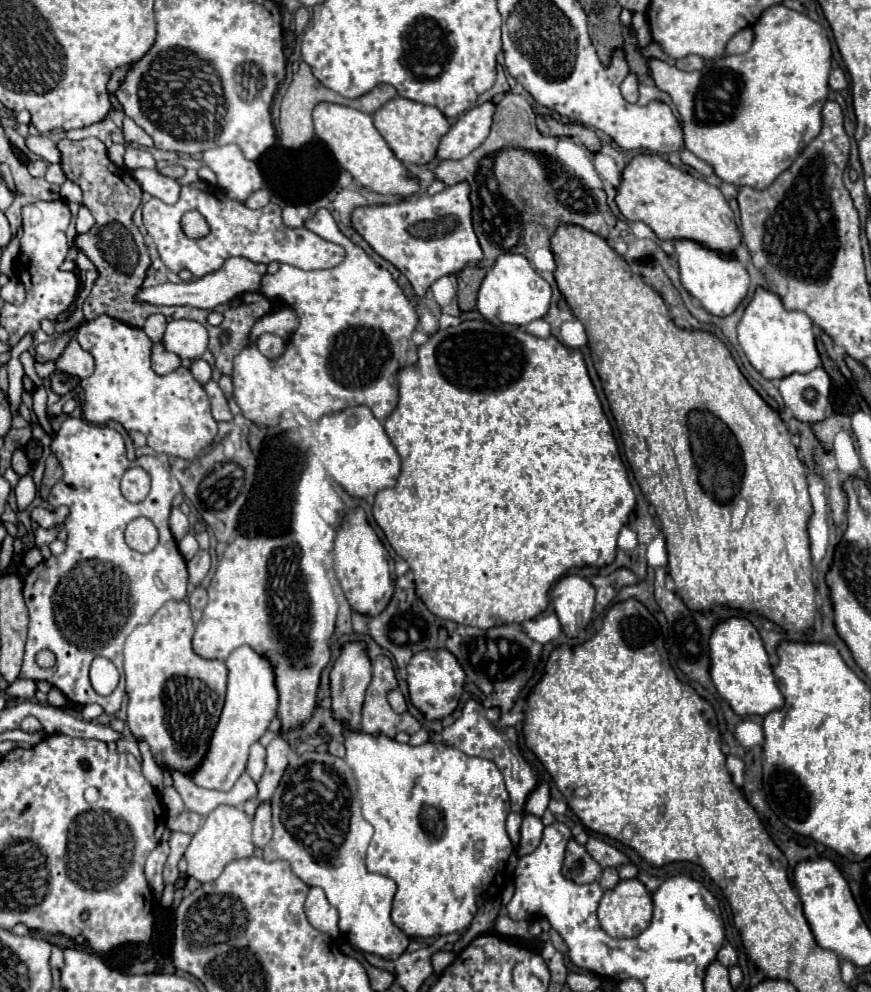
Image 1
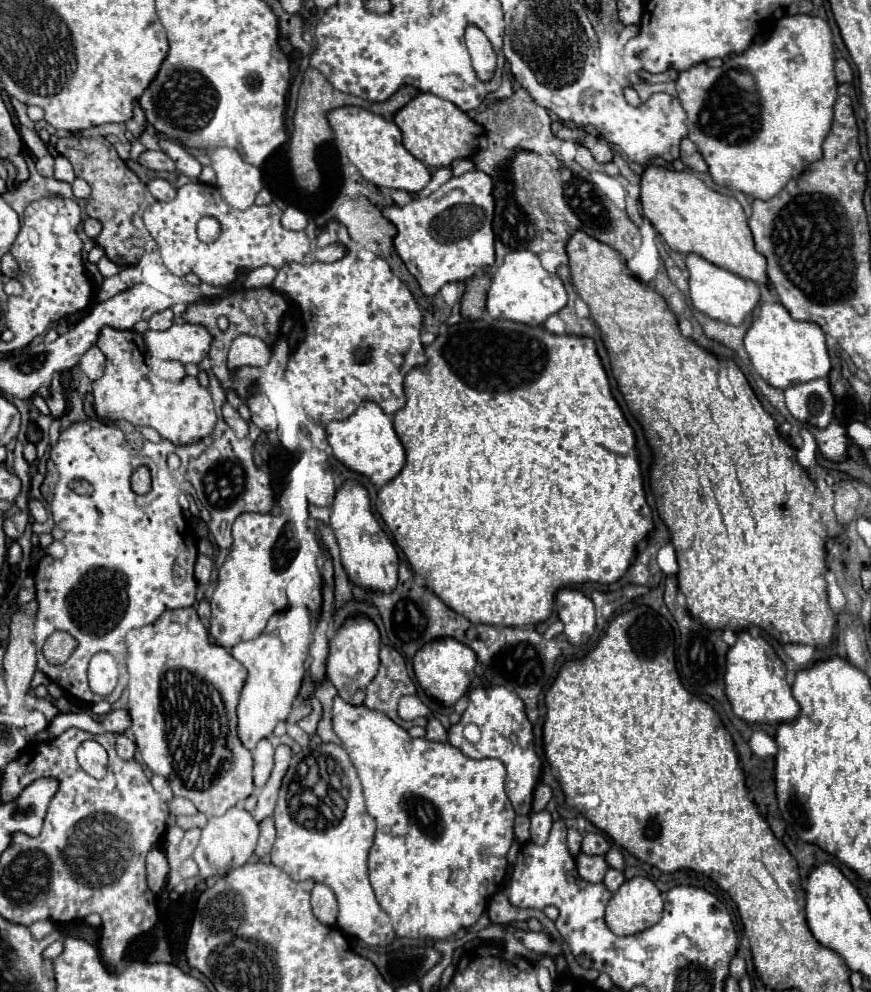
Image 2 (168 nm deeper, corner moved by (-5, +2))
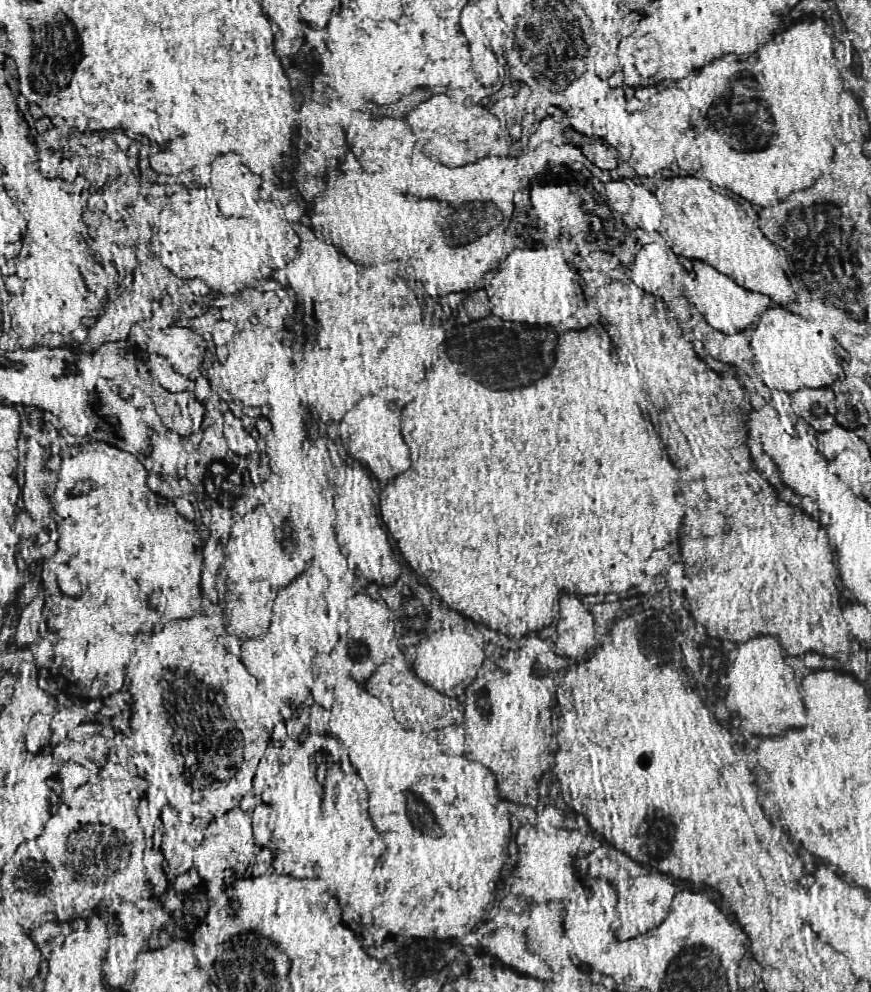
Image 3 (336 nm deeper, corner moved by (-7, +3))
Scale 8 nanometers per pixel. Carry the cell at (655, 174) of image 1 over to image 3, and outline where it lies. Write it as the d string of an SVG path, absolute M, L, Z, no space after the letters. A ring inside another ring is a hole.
M695 177L665 179L657 187L655 197L663 213L665 239L677 255L711 265L747 291L761 293L779 305L791 299L789 281L781 269L777 249L763 237L757 221L747 215L739 203L715 193L705 181Z

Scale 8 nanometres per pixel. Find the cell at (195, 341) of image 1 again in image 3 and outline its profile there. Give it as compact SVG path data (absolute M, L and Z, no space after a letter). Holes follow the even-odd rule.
M171 325L161 331L153 331L147 341L147 351L161 355L181 375L189 375L199 369L205 359L203 339L185 327Z

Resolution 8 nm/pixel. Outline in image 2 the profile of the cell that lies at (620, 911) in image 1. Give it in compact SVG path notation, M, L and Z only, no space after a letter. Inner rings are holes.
M643 876L625 880L611 896L605 912L609 930L617 936L631 936L657 924L663 914L663 898L659 888Z

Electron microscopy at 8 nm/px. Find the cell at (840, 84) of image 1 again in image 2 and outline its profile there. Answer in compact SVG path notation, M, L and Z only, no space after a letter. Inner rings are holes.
M837 60L835 62L835 74L837 74L837 82L843 84L843 82L853 82L853 70L849 66L847 60Z

